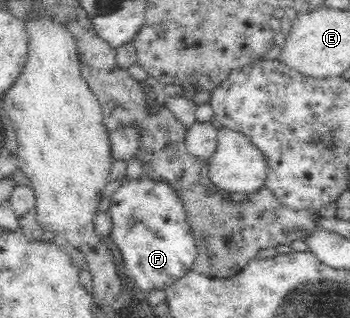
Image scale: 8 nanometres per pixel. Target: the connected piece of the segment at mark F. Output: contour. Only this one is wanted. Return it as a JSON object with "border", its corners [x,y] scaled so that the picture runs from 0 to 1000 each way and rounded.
{"border":[[[414,557],[394,569],[363,563],[314,626],[317,645],[306,670],[323,689],[323,723],[311,742],[346,799],[351,855],[369,896],[414,925],[434,912],[469,915],[551,843],[563,777],[549,720],[517,626],[471,572],[434,572]]]}

